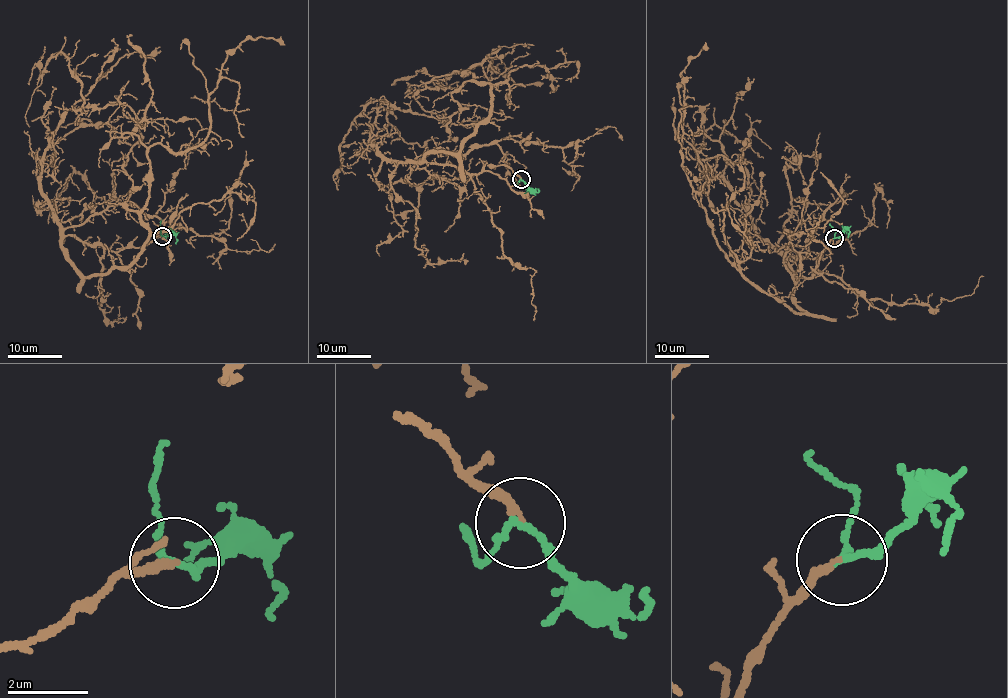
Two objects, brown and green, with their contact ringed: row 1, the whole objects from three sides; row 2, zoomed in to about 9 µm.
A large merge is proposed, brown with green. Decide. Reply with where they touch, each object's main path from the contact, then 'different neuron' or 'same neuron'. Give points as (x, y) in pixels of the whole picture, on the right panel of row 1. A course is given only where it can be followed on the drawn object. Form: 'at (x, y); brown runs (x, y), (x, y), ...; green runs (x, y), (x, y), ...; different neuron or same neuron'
at (834, 238); brown runs (833, 239), (822, 271), (793, 290), (802, 313), (727, 259), (682, 165), (682, 70), (707, 48); green runs (833, 239), (846, 230), (849, 232), (848, 237); same neuron

